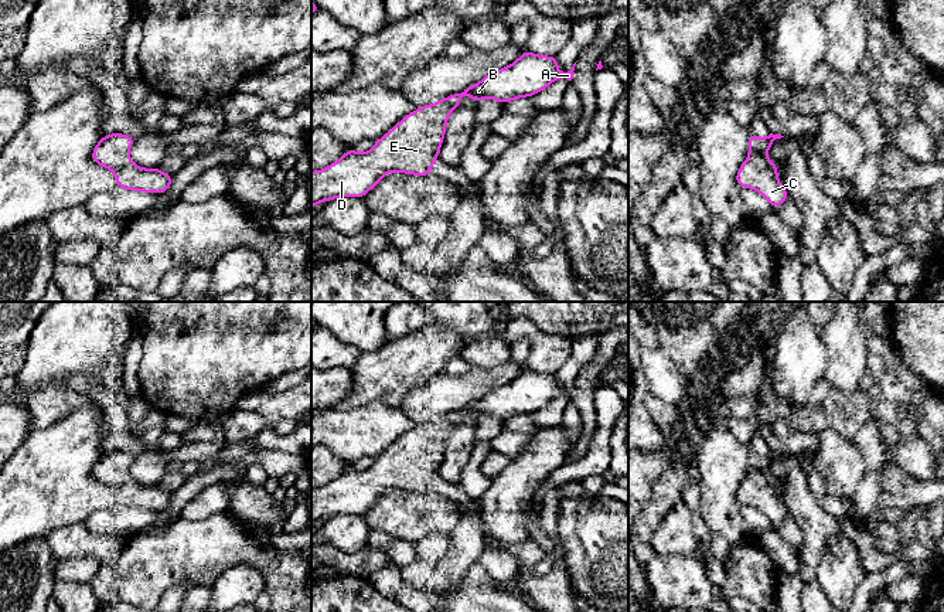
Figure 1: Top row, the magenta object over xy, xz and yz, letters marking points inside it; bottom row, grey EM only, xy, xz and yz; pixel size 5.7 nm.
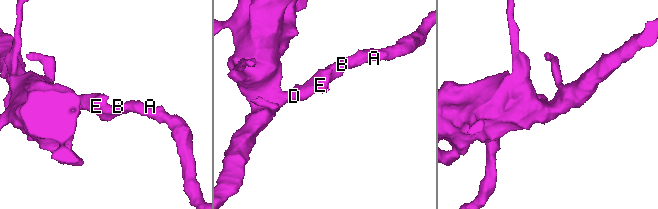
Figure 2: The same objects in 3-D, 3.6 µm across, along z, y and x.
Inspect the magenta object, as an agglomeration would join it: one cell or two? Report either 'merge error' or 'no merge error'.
no merge error

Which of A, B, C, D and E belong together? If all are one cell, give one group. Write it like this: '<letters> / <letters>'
A B C D E

